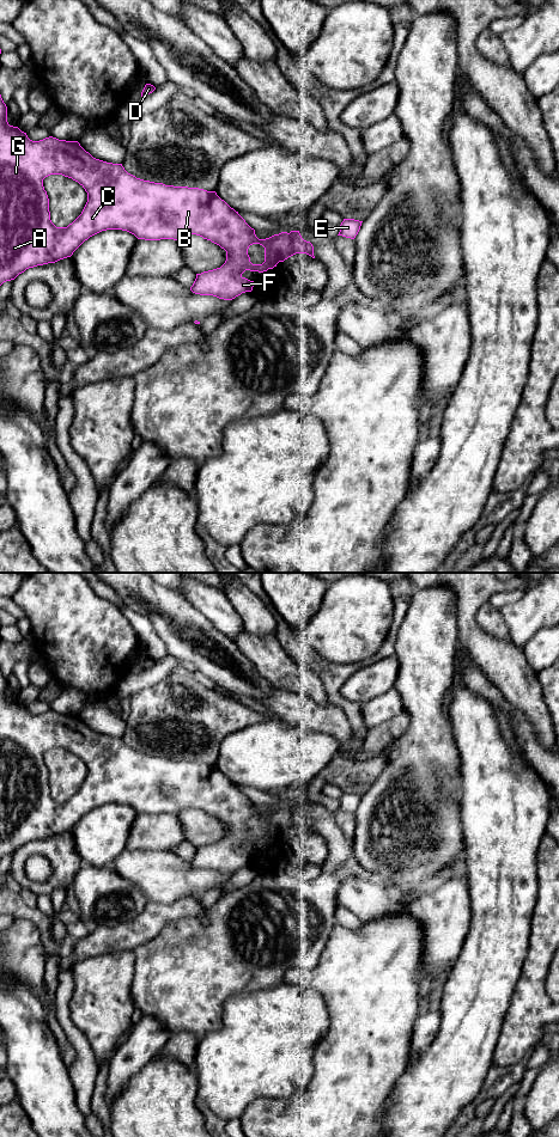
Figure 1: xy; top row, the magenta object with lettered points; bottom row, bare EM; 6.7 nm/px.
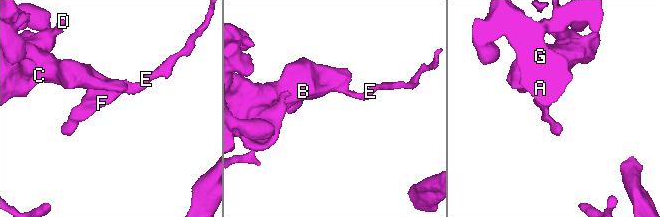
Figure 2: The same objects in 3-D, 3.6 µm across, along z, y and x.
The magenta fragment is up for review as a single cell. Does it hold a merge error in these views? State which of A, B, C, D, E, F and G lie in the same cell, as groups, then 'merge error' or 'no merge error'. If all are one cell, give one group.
groups A B C D F G / E; merge error

